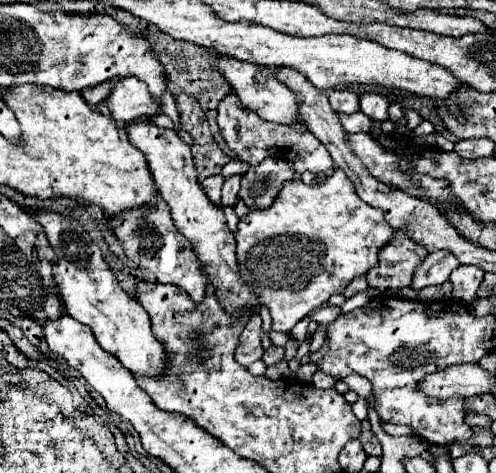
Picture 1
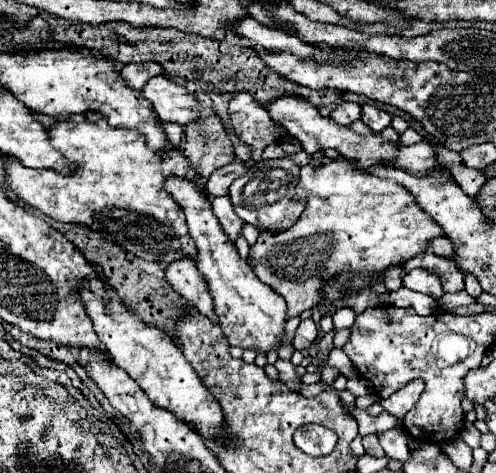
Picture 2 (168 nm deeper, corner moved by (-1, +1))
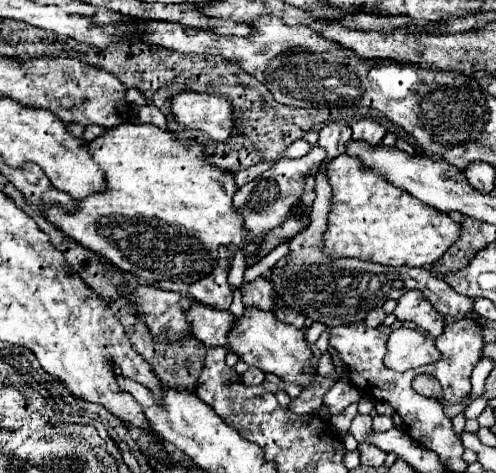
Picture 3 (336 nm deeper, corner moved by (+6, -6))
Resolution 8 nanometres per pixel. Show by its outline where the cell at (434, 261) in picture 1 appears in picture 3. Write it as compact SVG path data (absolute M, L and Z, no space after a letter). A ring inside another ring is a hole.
M408 290L394 310L398 320L412 320L432 336L438 336L444 328L444 316L434 310L428 298L420 290Z

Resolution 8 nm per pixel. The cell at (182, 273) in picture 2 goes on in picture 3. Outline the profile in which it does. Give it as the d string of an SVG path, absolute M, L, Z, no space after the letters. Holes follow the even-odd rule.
M192 300L190 308L184 310L184 314L186 320L190 322L192 334L206 346L228 346L226 334L228 334L228 324L232 324L230 312Z

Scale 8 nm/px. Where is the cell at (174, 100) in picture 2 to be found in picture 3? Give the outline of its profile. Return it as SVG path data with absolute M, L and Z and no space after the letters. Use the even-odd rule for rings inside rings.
M178 92L170 98L174 120L186 130L200 130L212 142L224 142L236 134L232 120L232 106L222 96Z

